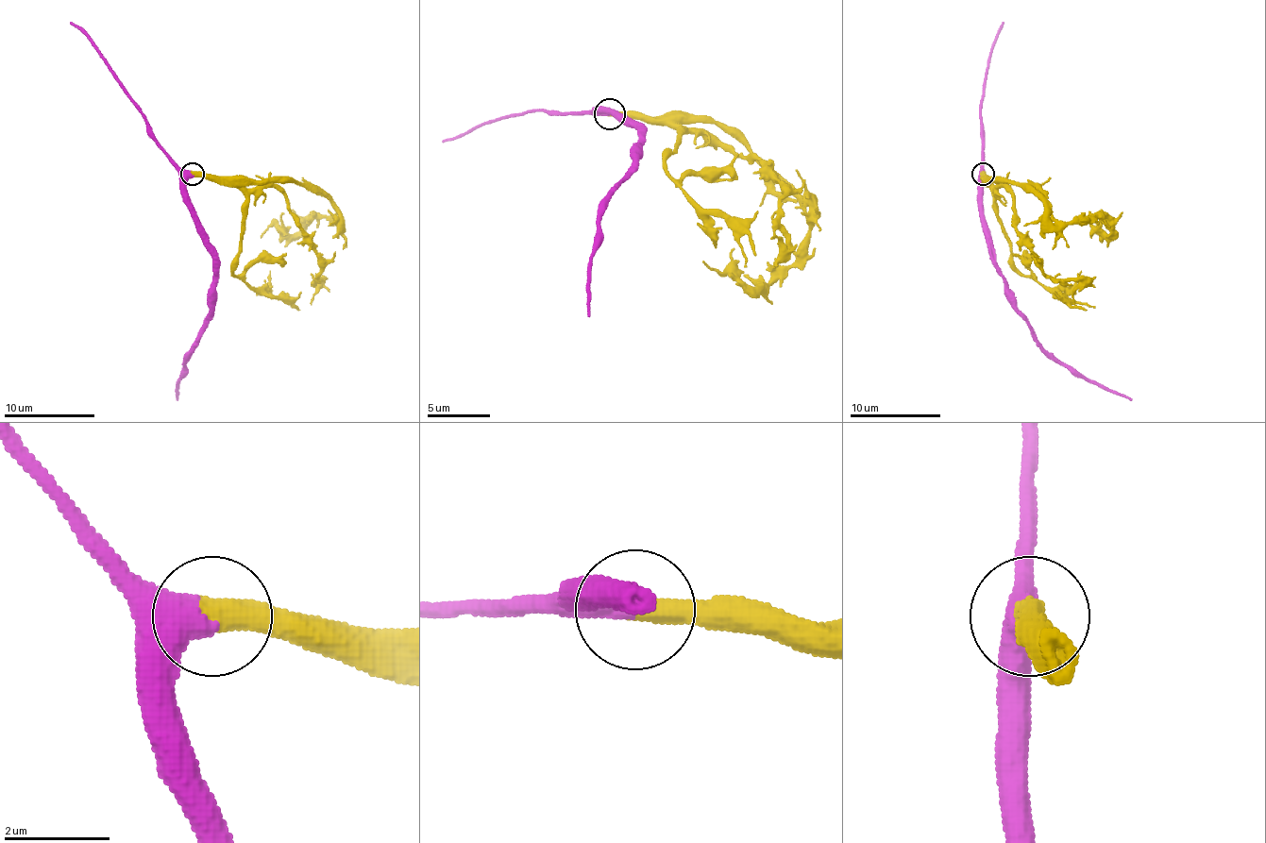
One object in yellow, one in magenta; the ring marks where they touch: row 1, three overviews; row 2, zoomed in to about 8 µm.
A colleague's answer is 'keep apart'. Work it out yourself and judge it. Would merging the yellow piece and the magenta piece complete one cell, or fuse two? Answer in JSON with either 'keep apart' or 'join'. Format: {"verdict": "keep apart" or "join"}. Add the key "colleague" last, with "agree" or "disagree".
{"verdict": "join", "colleague": "disagree"}

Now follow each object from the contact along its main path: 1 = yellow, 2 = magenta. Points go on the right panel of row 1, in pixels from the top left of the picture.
1: (982, 174), (989, 180), (1025, 185), (1060, 221), (1107, 219), (1110, 235), (1099, 226), (1089, 237)
2: (982, 174), (985, 232), (1012, 308), (1046, 351), (1088, 379), (1130, 399)

